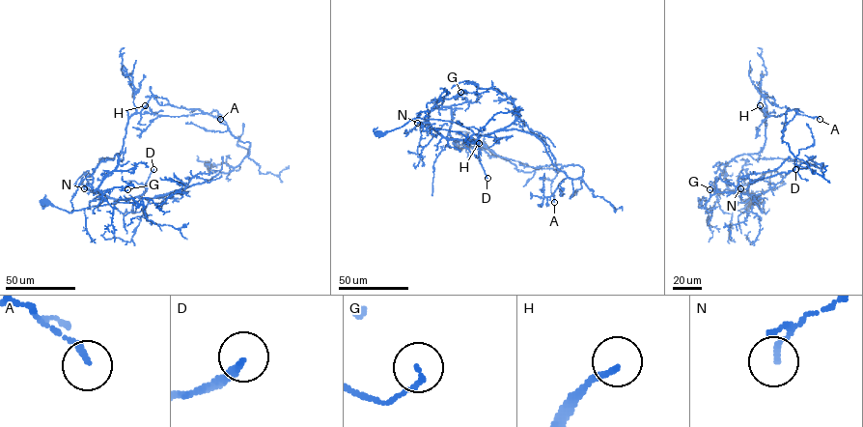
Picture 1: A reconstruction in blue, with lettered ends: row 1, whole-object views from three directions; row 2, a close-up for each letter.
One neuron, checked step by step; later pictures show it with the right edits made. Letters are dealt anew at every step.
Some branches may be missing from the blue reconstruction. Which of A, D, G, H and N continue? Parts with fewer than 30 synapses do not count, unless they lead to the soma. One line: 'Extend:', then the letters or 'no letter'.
Extend: D, H

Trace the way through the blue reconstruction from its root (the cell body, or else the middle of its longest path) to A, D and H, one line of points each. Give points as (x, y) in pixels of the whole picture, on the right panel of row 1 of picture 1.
A: (751, 202), (735, 209), (752, 198), (751, 184), (794, 167), (785, 126), (797, 113), (820, 119)
D: (751, 202), (743, 213), (735, 209), (738, 202), (765, 193), (795, 169)
H: (751, 202), (743, 213), (735, 209), (757, 198), (731, 190), (724, 168), (762, 150), (760, 105)

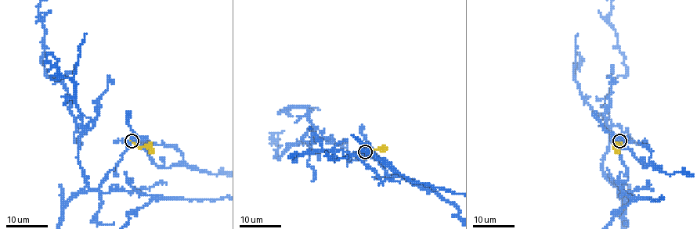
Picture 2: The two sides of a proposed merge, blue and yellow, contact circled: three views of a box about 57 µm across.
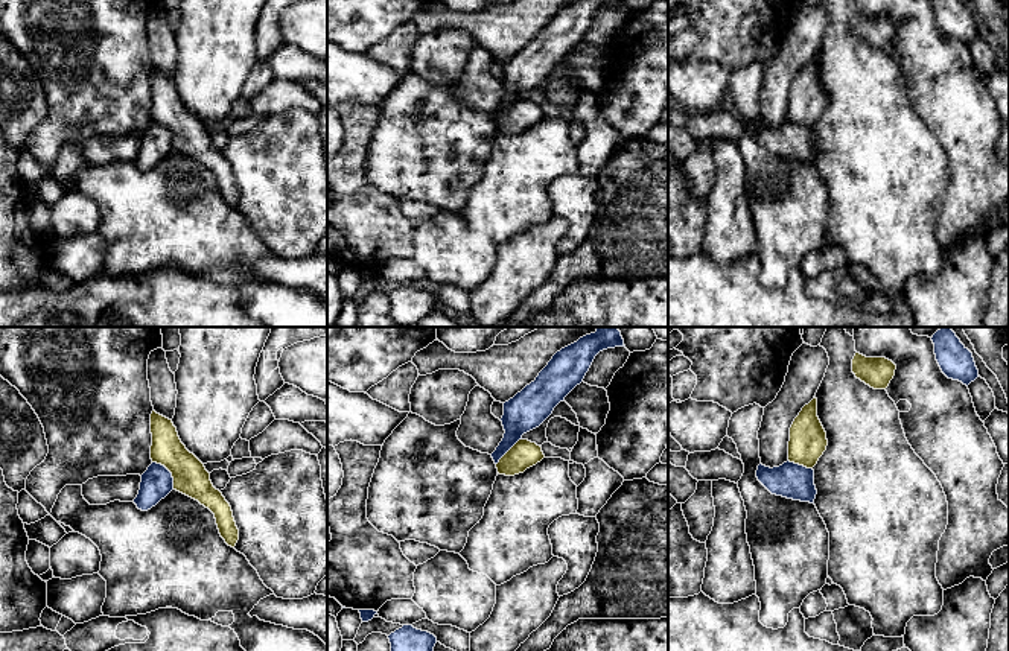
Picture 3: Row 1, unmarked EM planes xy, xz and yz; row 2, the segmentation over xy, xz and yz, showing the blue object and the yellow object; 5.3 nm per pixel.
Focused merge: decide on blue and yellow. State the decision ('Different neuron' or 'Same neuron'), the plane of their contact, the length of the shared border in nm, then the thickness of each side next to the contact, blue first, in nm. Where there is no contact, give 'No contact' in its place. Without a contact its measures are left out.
Different neuron. Touches blue in xy. Shared border 190 nm. Thickness 170 nm (blue) against 190 nm

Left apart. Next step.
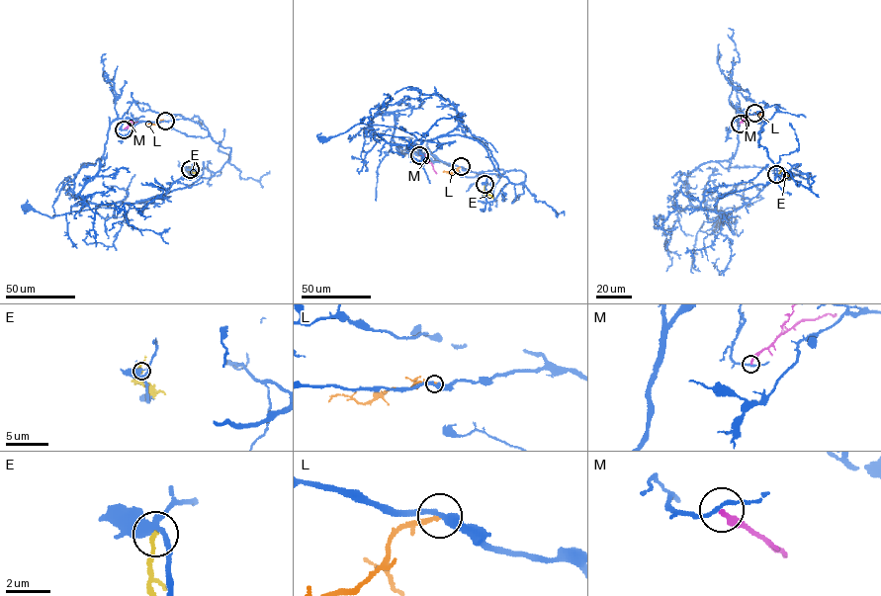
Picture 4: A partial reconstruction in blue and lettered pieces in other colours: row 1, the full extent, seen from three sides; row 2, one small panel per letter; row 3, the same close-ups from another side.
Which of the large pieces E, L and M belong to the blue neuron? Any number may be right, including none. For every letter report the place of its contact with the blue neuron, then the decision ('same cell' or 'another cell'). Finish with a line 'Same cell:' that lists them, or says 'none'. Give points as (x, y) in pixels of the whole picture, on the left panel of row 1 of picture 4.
E: (190, 169) | another cell
L: (165, 121) | another cell
M: (124, 129) | another cell
Same cell: none

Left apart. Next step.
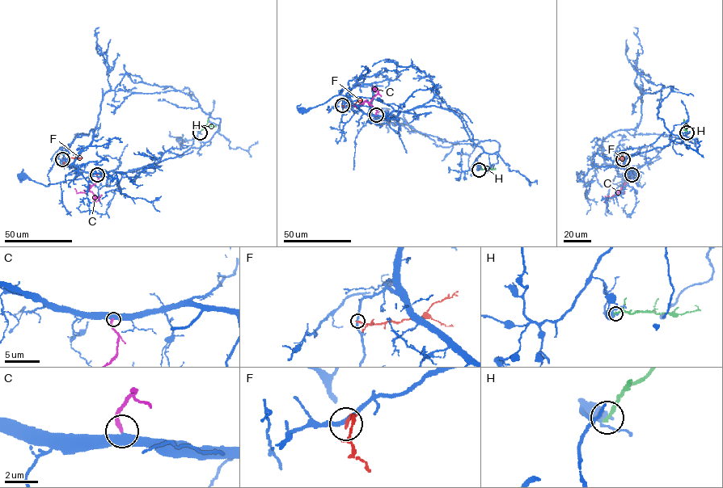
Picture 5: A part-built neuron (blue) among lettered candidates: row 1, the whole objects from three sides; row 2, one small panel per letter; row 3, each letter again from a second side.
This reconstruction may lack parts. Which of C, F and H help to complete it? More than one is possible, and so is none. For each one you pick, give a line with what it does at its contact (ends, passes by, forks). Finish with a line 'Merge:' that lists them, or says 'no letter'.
C: it ends
Merge: C

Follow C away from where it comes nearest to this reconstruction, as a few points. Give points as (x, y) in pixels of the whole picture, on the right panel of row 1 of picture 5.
C: (632, 174), (619, 191), (603, 202)

